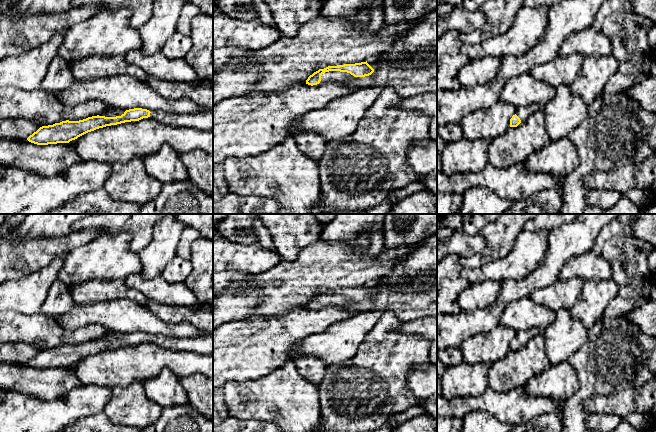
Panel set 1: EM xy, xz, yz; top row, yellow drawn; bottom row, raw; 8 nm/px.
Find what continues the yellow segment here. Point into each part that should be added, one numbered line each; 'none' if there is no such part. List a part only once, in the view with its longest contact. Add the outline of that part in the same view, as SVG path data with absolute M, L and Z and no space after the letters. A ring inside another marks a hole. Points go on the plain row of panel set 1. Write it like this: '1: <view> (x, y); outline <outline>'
1: xz (407, 306); outline M430 288L422 292L396 292L384 290L365 301L354 301L347 296L329 295L321 299L321 306L341 306L351 311L353 316L365 312L380 311L381 313L385 313L387 311L392 311L399 320L405 323L426 317L427 315L437 315L437 288Z

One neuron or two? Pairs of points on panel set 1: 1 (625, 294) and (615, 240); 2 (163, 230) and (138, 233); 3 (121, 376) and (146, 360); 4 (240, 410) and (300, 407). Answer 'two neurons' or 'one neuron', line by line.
1: one neuron
2: two neurons
3: one neuron
4: one neuron

